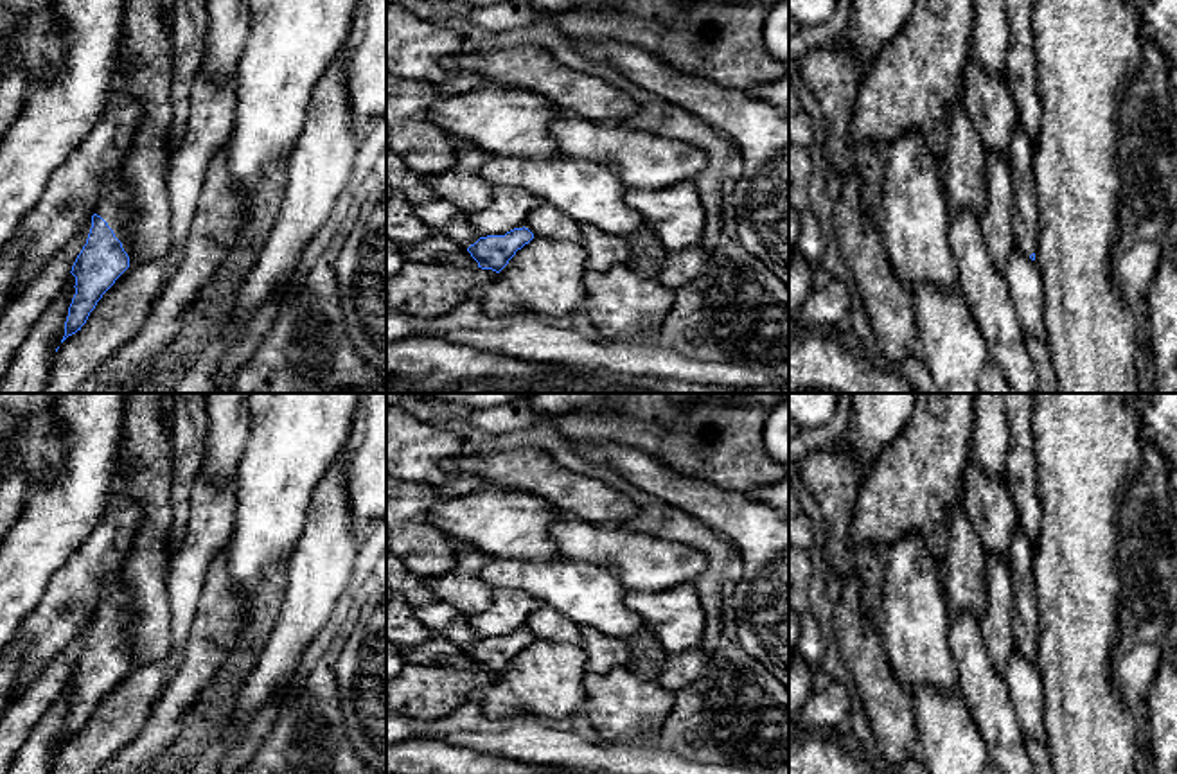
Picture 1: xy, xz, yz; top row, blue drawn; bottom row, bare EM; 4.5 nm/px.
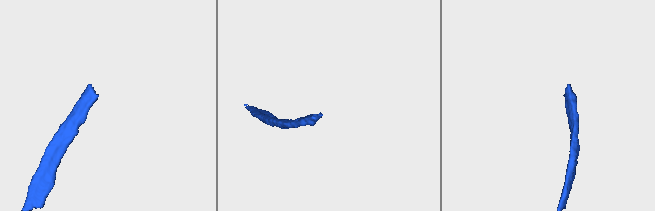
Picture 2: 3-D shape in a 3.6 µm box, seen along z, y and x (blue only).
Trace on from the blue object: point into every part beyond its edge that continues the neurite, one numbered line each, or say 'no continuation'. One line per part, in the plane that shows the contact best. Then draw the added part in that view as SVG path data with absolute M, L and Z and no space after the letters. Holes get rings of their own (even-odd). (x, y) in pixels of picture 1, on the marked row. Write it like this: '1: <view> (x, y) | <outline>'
1: xy (114, 207) | M122 167L102 185L95 214L108 223L128 253L133 237L135 210L129 205L129 190L122 183Z

